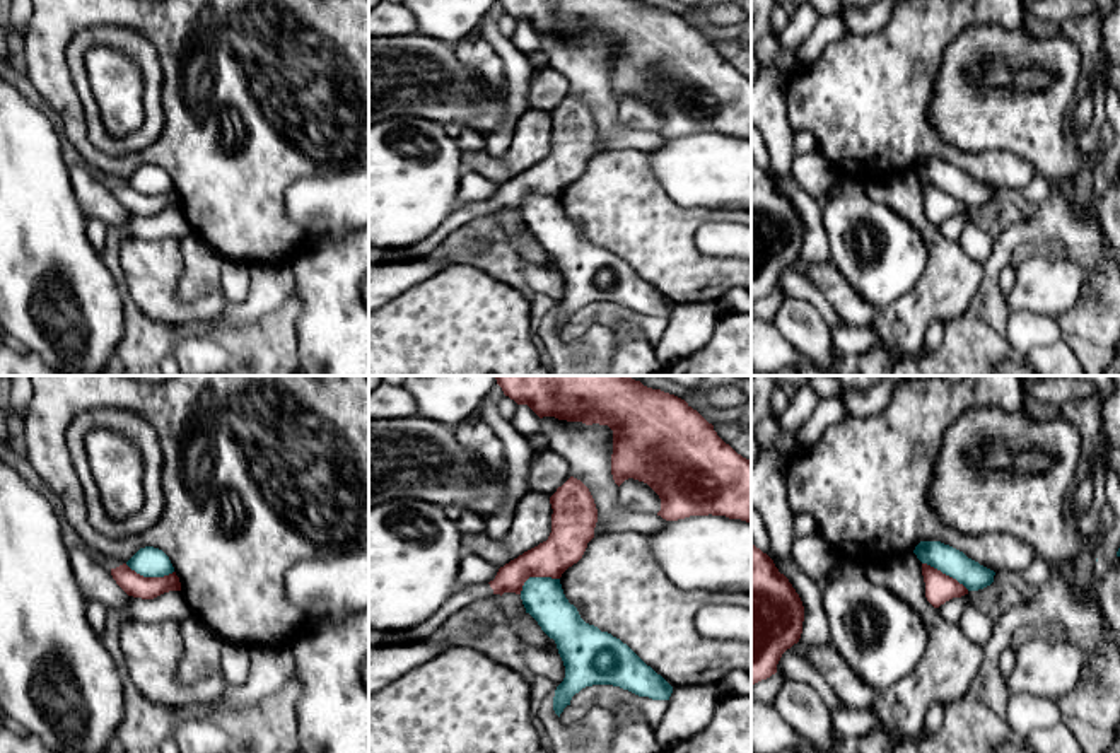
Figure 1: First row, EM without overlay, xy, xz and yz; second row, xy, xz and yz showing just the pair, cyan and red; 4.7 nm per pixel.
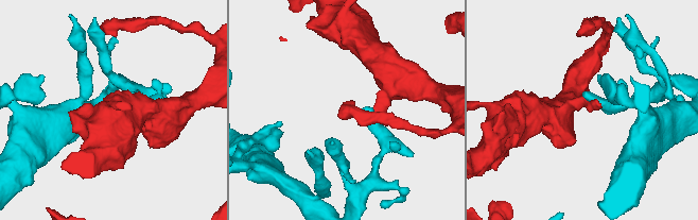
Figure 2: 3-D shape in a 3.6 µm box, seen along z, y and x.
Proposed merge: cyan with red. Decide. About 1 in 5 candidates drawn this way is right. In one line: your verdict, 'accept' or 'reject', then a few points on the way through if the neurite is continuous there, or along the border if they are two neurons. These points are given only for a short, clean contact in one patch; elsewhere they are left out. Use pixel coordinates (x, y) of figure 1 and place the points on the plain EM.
reject | along xy (125, 181), (144, 193), (168, 193), (173, 190)

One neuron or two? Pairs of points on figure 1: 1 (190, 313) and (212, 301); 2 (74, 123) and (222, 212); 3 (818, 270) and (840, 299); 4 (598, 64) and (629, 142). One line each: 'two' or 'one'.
1: one
2: one
3: one
4: one

